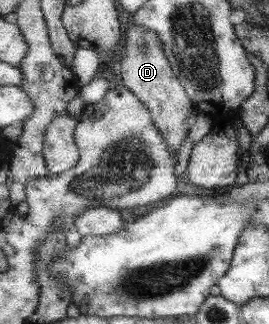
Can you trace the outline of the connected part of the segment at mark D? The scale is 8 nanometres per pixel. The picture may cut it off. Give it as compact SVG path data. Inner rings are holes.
M132 24L127 29L125 44L122 47L123 51L118 65L119 72L122 74L123 86L132 91L139 101L147 107L152 122L164 137L164 143L168 150L177 152L185 140L187 126L194 120L189 120L189 116L187 116L191 110L190 98L184 87L180 85L172 67L169 66L168 59L164 57L160 40L152 30Z

